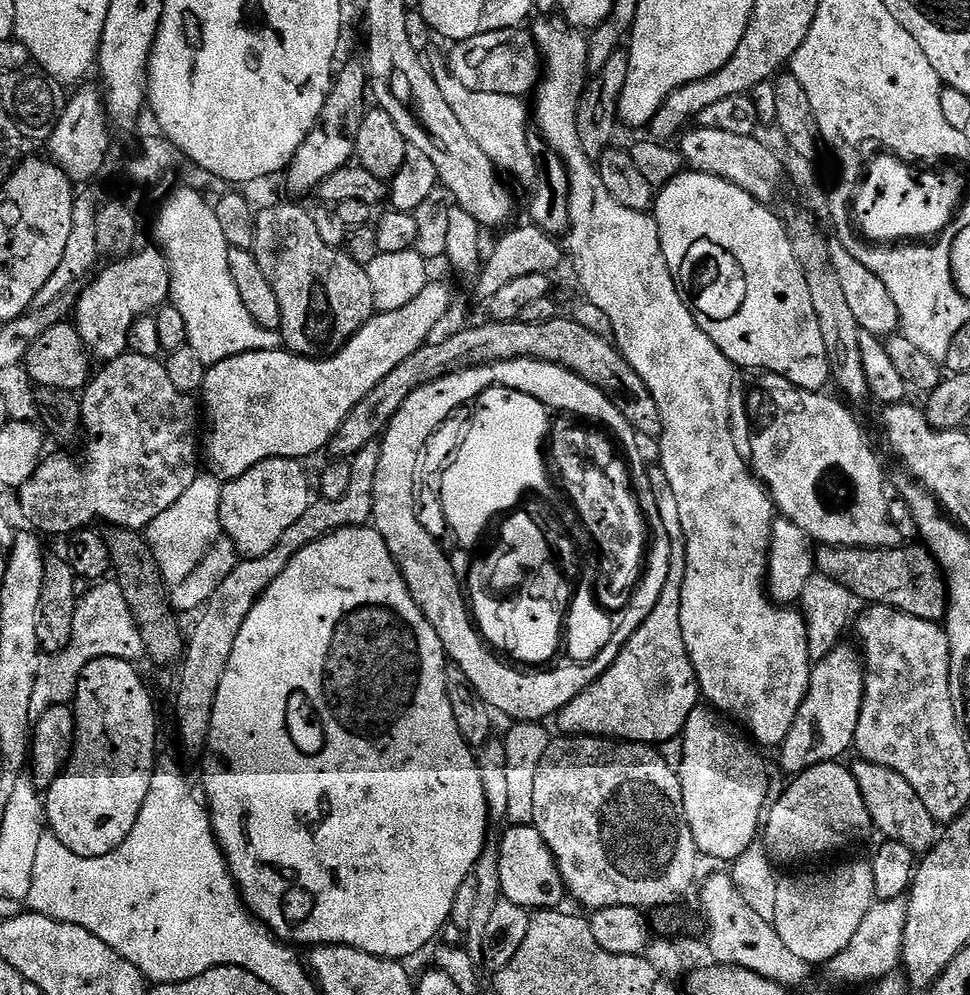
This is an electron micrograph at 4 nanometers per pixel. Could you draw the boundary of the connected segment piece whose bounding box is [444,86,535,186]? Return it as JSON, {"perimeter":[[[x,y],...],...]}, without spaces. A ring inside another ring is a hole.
{"perimeter":[[[459,86],[444,88],[444,97],[450,110],[454,110],[458,122],[486,150],[486,154],[496,164],[501,173],[513,176],[521,180],[522,185],[528,186],[535,176],[534,155],[530,154],[528,136],[530,133],[530,108],[524,105],[525,101],[518,96],[507,96],[506,94],[482,94],[469,88]]]}

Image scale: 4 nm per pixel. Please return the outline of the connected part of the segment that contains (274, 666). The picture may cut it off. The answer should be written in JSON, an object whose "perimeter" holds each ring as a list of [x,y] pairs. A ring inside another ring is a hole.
{"perimeter":[[[374,526],[340,528],[337,532],[331,532],[329,536],[323,536],[321,540],[310,542],[310,546],[298,550],[298,554],[294,554],[294,558],[290,558],[286,570],[282,570],[282,574],[278,574],[278,578],[274,578],[271,586],[256,599],[256,604],[250,610],[250,614],[246,614],[246,622],[242,622],[242,630],[238,630],[238,638],[234,642],[234,650],[230,654],[230,662],[226,666],[226,674],[222,674],[222,682],[218,686],[218,698],[214,702],[214,714],[210,722],[208,746],[203,753],[202,759],[204,759],[204,792],[208,795],[206,808],[210,813],[212,831],[216,834],[216,840],[220,843],[220,849],[224,851],[224,859],[228,861],[228,868],[232,871],[232,879],[236,881],[236,886],[240,890],[240,898],[245,906],[248,907],[248,911],[261,924],[266,925],[277,940],[283,940],[289,946],[301,946],[300,944],[308,944],[307,946],[341,944],[342,946],[350,946],[354,950],[362,950],[366,954],[374,954],[378,958],[399,960],[401,962],[407,961],[407,956],[412,956],[415,952],[422,951],[435,936],[439,937],[443,933],[445,924],[452,919],[452,907],[454,906],[454,898],[458,894],[458,886],[462,886],[462,882],[466,882],[466,878],[473,875],[479,856],[482,854],[483,848],[490,837],[486,793],[482,788],[482,779],[477,764],[477,753],[464,741],[462,734],[458,734],[458,722],[454,722],[454,710],[450,710],[450,698],[446,694],[446,657],[444,647],[434,630],[434,626],[430,626],[426,614],[422,614],[418,602],[414,602],[414,598],[402,578],[400,568],[396,565],[396,559],[392,557],[386,542],[382,538],[382,534]],[[295,692],[301,692],[309,699],[317,714],[317,718],[325,728],[325,748],[313,756],[300,753],[295,748],[295,744],[291,741],[290,734],[287,732],[287,699]]]}

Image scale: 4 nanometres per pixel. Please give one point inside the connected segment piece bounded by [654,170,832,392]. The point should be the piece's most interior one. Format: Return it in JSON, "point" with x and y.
{"point":[730,256]}

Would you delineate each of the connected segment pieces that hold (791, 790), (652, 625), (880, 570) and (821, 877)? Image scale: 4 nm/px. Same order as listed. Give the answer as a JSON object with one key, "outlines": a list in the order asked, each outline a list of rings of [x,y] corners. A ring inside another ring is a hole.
{"outlines":[[[[821,762],[818,766],[814,766],[810,770],[799,773],[795,777],[796,780],[780,797],[775,800],[774,803],[767,809],[766,819],[762,824],[762,843],[768,850],[768,855],[772,857],[773,861],[779,862],[781,865],[784,864],[796,864],[799,860],[812,860],[815,856],[828,856],[831,852],[836,852],[839,848],[844,848],[847,844],[852,844],[855,842],[859,836],[864,836],[867,832],[871,833],[873,831],[872,819],[870,818],[870,810],[866,810],[866,802],[862,798],[862,790],[858,786],[858,782],[853,778],[851,771],[847,767],[843,768],[843,763],[840,762]]],[[[659,466],[650,467],[650,486],[654,486],[654,494],[658,498],[658,510],[662,514],[662,523],[668,527],[668,533],[670,534],[670,542],[672,543],[672,569],[670,574],[666,574],[666,586],[662,586],[662,598],[656,600],[656,605],[650,610],[650,614],[647,618],[637,626],[635,632],[629,635],[624,647],[620,649],[618,658],[605,670],[595,682],[593,682],[588,688],[582,689],[582,691],[576,695],[576,697],[570,702],[566,702],[566,706],[560,709],[554,717],[554,723],[560,727],[559,731],[566,736],[602,736],[605,738],[611,738],[617,742],[627,742],[629,744],[647,744],[649,746],[659,746],[666,742],[668,739],[672,739],[675,736],[683,733],[686,722],[690,718],[692,711],[697,708],[701,703],[702,697],[700,694],[700,683],[696,677],[696,671],[694,666],[690,662],[690,654],[686,650],[686,638],[682,638],[682,582],[686,578],[686,542],[684,541],[684,531],[682,530],[682,518],[678,514],[678,501],[674,494],[674,489],[670,487],[670,481],[666,478],[666,474]]],[[[904,542],[894,548],[839,548],[836,544],[826,544],[816,548],[816,568],[819,575],[834,578],[834,582],[846,586],[857,601],[865,600],[865,605],[881,604],[914,618],[943,621],[948,615],[948,583],[944,581],[940,563],[929,554],[923,543],[915,543]]],[[[848,860],[833,872],[808,872],[805,876],[788,876],[778,886],[778,910],[774,921],[778,938],[786,947],[813,966],[827,965],[846,946],[862,926],[862,920],[877,901],[874,870],[865,860]]]]}

